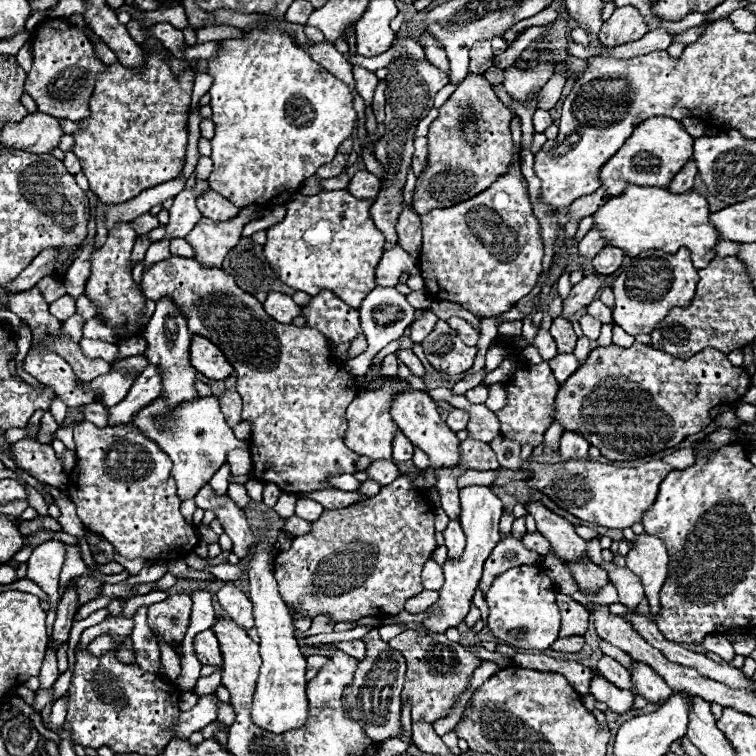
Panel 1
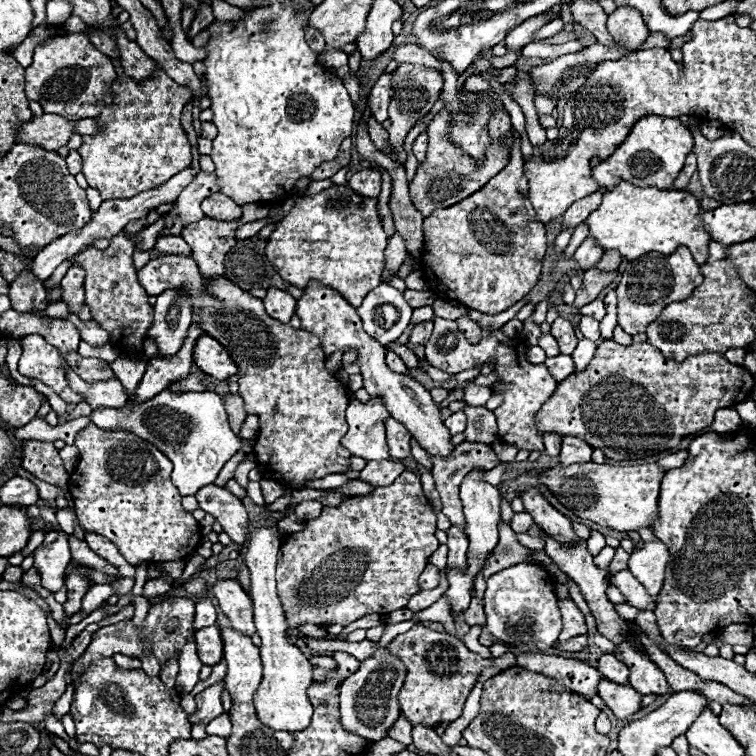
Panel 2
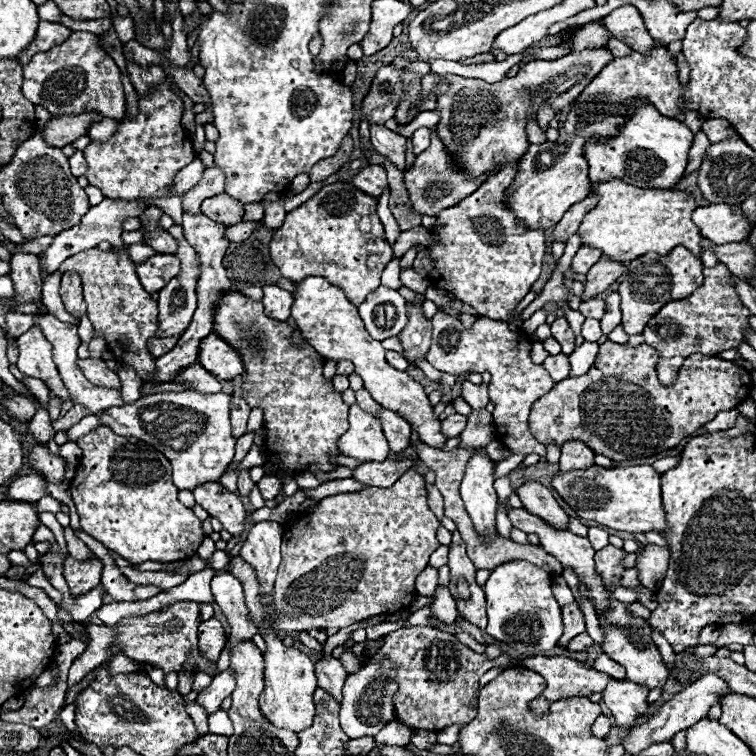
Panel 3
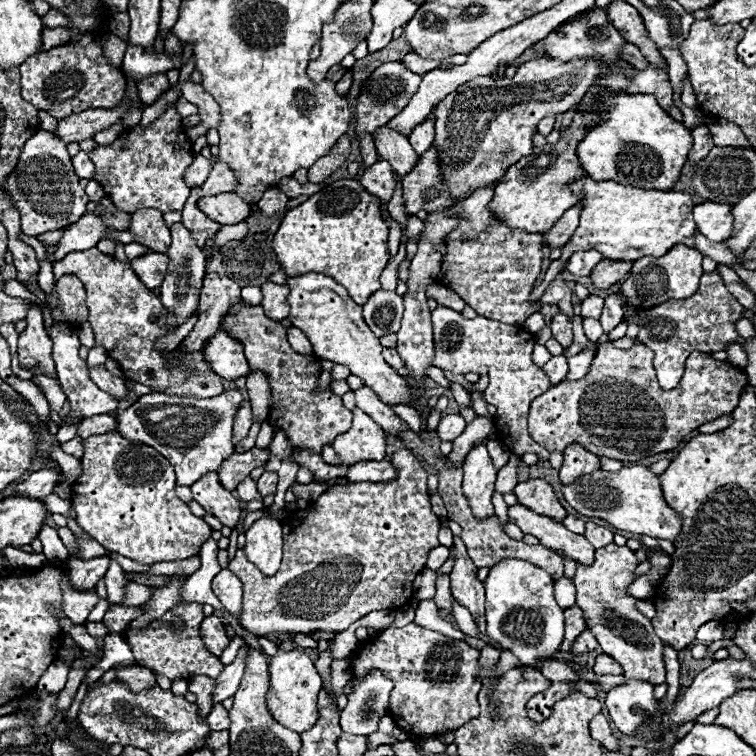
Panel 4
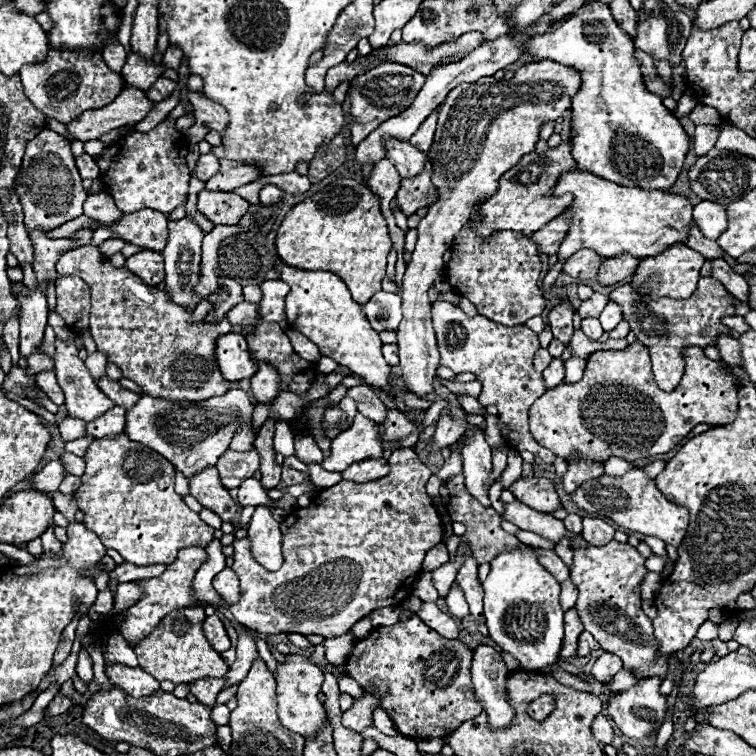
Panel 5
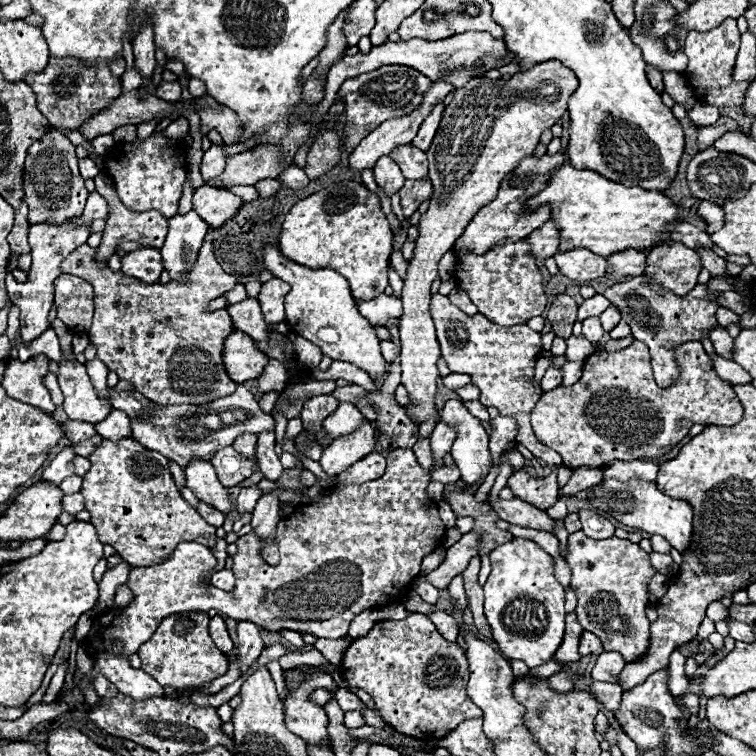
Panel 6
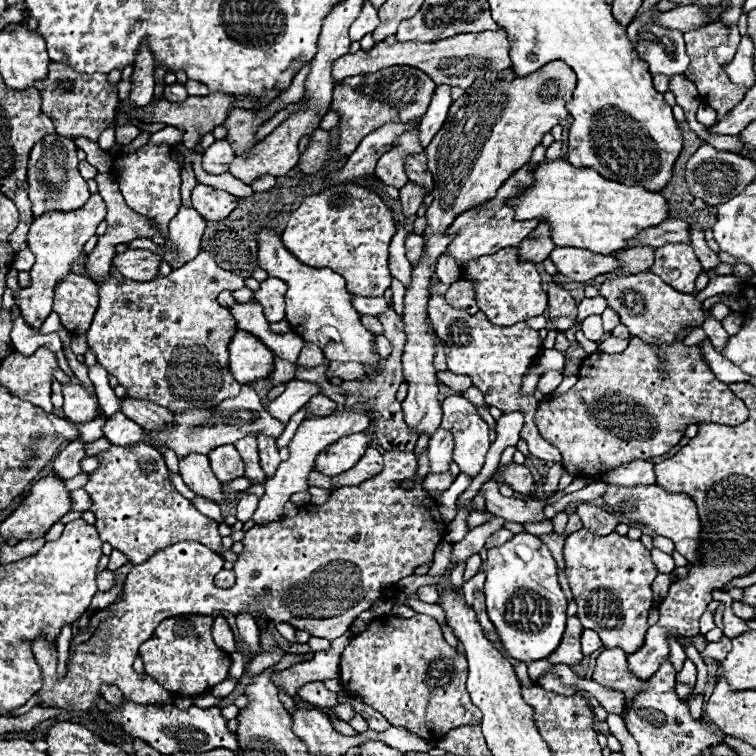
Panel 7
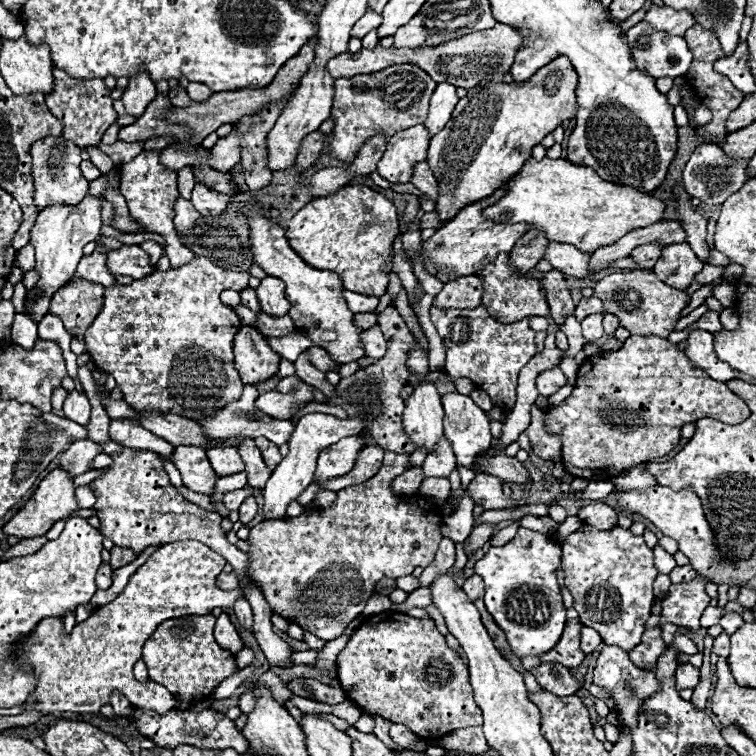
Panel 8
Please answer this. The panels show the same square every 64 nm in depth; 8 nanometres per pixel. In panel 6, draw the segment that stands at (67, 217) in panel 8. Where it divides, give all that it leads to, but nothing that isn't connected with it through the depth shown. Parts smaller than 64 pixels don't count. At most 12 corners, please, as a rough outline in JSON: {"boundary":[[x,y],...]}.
{"boundary":[[92,192],[80,216],[32,224],[28,282],[6,288],[20,308],[24,342],[48,328],[60,264],[86,244],[90,224],[108,216]]}

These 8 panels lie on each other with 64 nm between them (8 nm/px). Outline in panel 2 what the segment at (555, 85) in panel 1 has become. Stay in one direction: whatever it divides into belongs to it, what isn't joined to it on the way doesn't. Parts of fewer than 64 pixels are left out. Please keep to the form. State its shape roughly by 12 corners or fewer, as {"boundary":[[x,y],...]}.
{"boundary":[[536,96],[540,116],[550,116],[556,102],[550,96]]}

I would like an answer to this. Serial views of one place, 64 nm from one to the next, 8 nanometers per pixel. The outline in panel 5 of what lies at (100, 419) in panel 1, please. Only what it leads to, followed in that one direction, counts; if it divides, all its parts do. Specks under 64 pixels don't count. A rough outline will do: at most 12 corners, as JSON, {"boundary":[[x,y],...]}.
{"boundary":[[142,396],[126,436],[186,478],[228,450],[256,404]]}

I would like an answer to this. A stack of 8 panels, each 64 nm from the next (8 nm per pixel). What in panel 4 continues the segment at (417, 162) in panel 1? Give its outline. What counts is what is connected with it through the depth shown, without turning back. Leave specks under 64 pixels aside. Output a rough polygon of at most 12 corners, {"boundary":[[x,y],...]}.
{"boundary":[[434,120],[418,124],[408,136],[418,154],[434,142]]}

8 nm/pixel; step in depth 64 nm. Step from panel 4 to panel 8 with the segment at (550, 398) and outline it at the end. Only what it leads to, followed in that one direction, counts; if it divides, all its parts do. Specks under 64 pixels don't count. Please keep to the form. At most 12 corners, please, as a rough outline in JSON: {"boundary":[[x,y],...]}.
{"boundary":[[676,344],[588,356],[544,412],[566,472],[610,480],[748,406]]}

